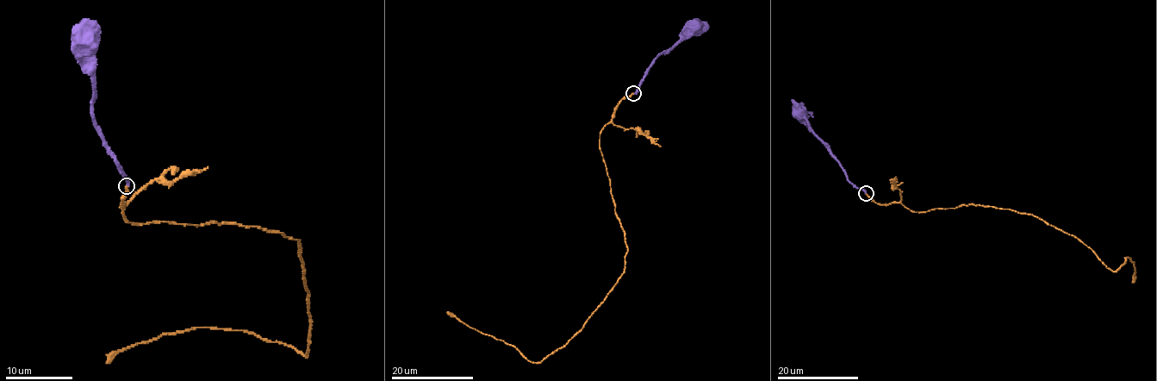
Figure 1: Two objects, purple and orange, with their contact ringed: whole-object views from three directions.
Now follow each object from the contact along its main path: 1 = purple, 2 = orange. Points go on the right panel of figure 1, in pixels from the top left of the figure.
1: (865, 194), (848, 180), (830, 146), (812, 133), (802, 112), (799, 113)
2: (865, 194), (915, 212), (979, 204), (1029, 214), (1074, 235), (1116, 271), (1130, 258), (1134, 283)

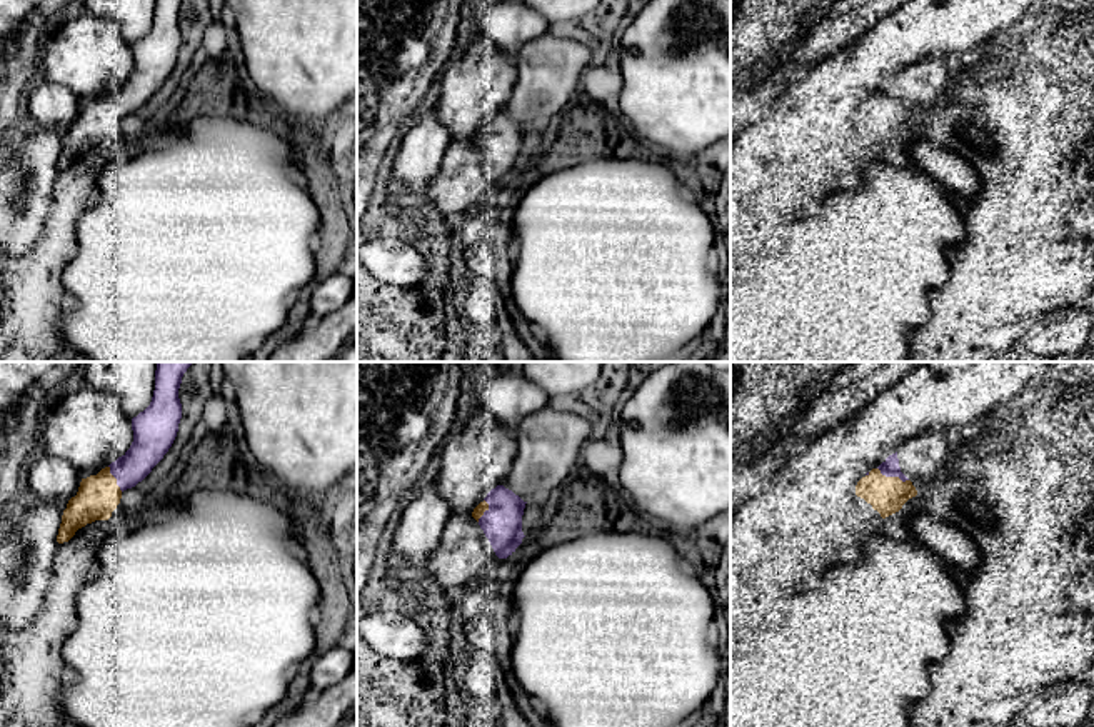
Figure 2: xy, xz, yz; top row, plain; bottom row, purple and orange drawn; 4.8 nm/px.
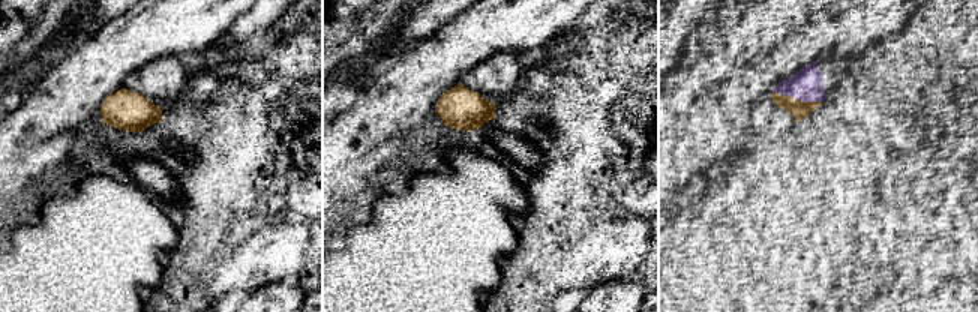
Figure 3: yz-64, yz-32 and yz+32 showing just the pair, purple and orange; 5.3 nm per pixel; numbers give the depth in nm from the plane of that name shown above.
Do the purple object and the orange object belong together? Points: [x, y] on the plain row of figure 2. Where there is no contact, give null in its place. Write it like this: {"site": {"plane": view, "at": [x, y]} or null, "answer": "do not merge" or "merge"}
{"site": {"plane": "yz", "at": [893, 102]}, "answer": "do not merge"}

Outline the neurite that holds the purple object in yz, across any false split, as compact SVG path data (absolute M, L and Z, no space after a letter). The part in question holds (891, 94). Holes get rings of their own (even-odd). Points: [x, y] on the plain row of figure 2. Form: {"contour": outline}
{"contour": "M922 58L892 82L877 95L886 103L911 107L919 115L936 115L942 112L952 97L954 72L951 63L937 58Z"}

